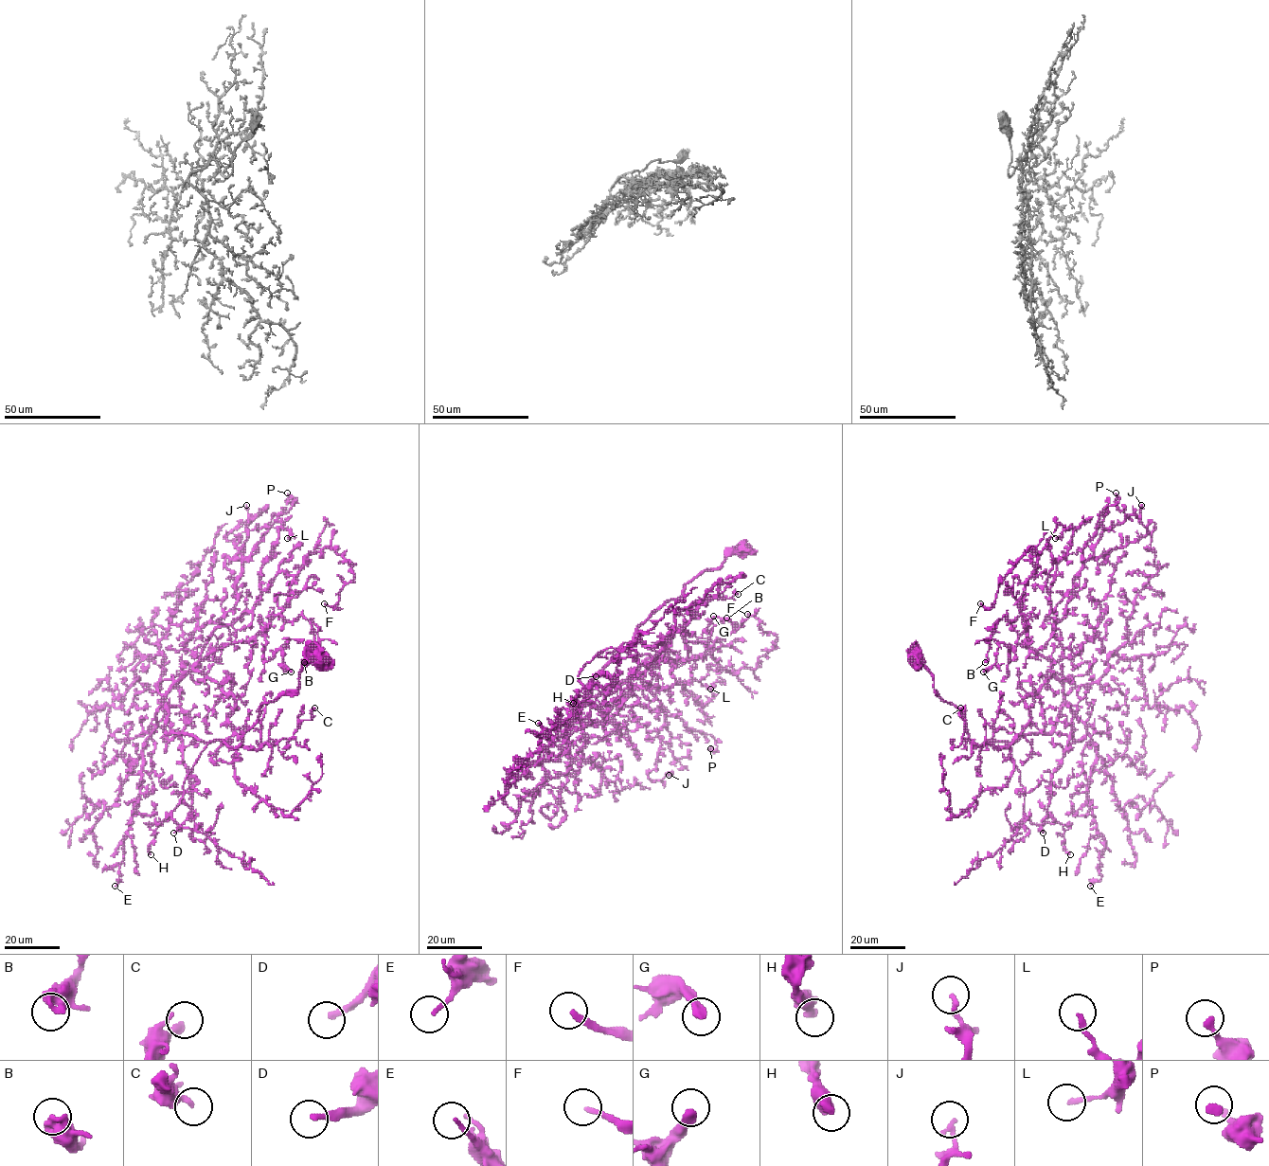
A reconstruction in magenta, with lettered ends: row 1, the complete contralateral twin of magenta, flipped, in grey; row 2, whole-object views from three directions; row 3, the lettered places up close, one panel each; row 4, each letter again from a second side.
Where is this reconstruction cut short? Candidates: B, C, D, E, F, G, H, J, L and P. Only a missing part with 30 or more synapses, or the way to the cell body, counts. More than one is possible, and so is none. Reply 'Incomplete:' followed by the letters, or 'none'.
Incomplete: D, G

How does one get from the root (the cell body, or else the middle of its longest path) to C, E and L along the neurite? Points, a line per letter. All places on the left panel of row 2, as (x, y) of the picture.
C: (320, 660), (234, 747), (165, 730), (191, 672), (233, 695), (252, 749), (314, 708)
E: (320, 660), (302, 669), (296, 690), (261, 705), (234, 747), (167, 733), (161, 705), (115, 886)
L: (320, 660), (234, 747), (165, 730), (166, 694), (253, 608), (281, 528), (287, 538)

